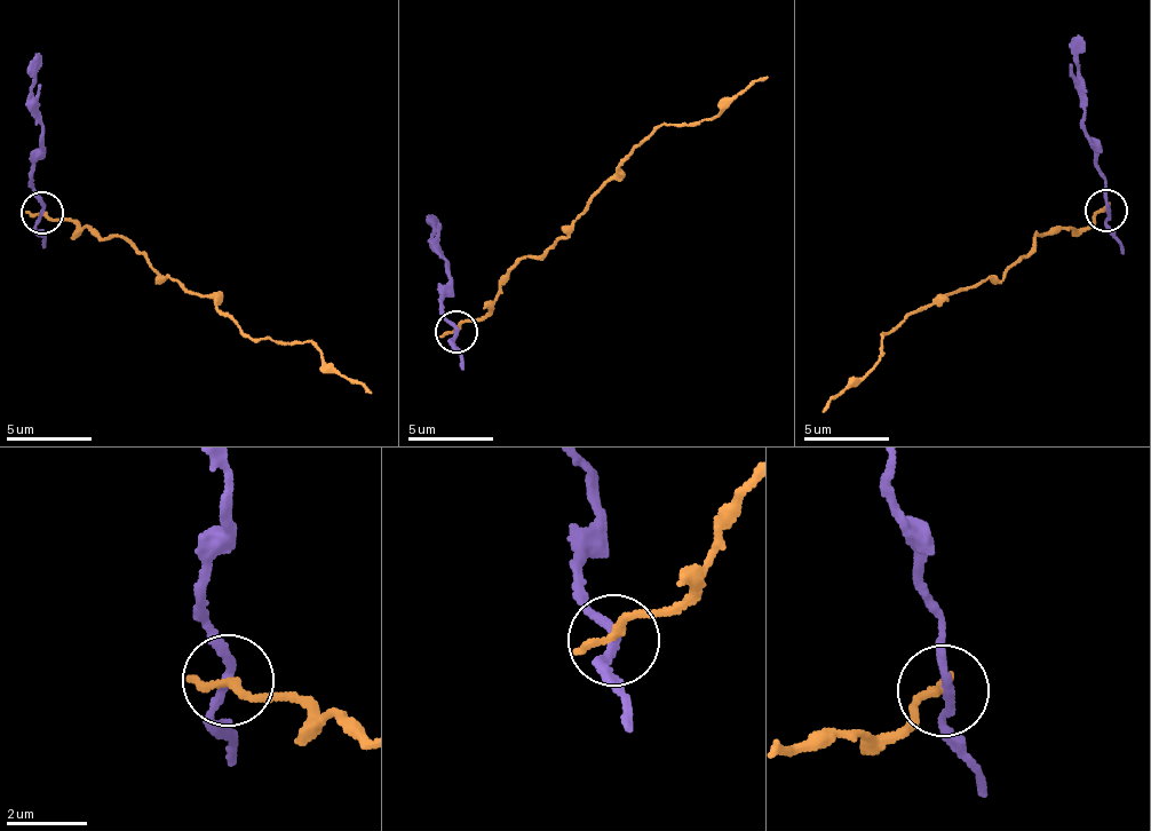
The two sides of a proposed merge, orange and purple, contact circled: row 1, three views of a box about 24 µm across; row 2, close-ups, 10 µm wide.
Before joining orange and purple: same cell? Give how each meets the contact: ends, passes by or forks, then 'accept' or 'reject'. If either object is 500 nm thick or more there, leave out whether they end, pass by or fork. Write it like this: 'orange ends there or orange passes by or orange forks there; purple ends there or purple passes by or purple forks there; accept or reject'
orange ends there; purple passes by; reject

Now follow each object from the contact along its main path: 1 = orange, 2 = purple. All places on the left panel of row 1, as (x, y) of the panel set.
1: (44, 211), (103, 237), (125, 237), (161, 276), (259, 339), (310, 341), (370, 394)
2: (44, 211), (31, 183), (31, 155), (40, 136), (32, 97), (37, 53)

